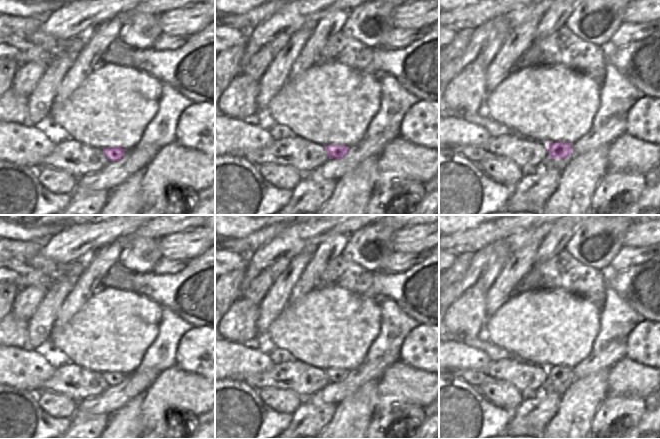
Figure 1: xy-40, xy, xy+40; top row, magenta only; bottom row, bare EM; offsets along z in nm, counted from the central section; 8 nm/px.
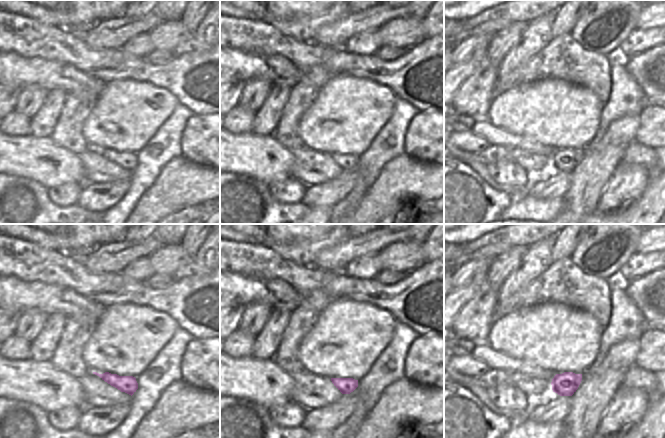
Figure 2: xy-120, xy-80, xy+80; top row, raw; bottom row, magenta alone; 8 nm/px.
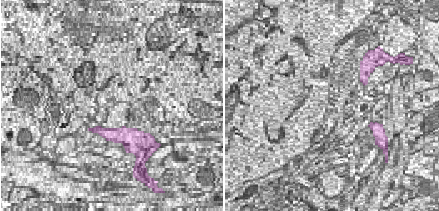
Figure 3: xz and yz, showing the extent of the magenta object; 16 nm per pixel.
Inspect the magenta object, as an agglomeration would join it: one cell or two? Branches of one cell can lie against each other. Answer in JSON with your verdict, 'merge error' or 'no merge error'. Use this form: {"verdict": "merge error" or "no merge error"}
{"verdict": "no merge error"}

